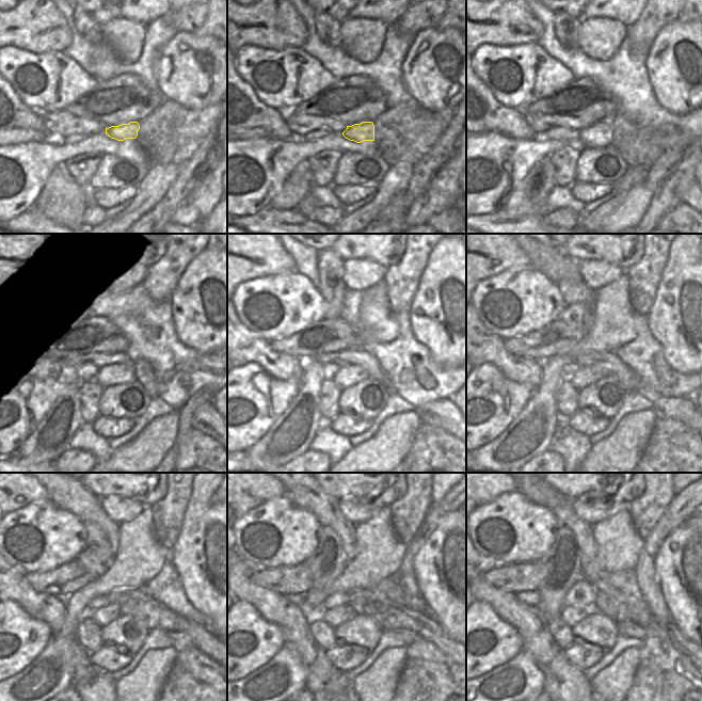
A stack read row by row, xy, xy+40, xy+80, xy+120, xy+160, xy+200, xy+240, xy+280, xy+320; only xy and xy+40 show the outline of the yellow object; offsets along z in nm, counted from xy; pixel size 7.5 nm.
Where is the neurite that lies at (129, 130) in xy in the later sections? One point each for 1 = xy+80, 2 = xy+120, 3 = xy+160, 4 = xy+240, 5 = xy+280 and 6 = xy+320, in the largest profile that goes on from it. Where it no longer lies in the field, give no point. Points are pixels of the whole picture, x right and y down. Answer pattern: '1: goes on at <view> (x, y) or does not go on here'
1: goes on at xy+80 (601, 133)
2: goes on at xy+120 (113, 375)
3: goes on at xy+160 (346, 377)
4: goes on at xy+240 (101, 617)
5: goes on at xy+280 (334, 617)
6: goes on at xy+320 (571, 616)

